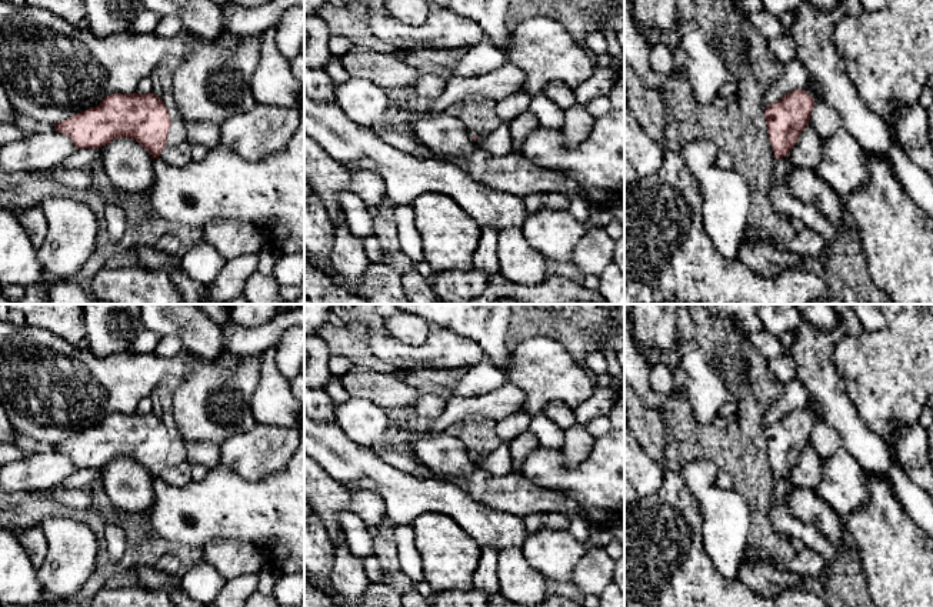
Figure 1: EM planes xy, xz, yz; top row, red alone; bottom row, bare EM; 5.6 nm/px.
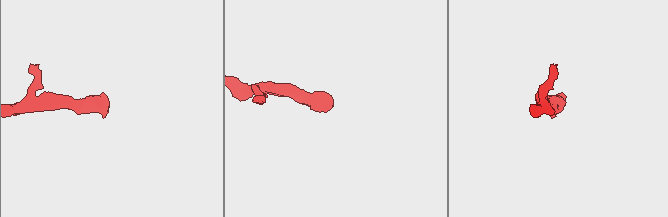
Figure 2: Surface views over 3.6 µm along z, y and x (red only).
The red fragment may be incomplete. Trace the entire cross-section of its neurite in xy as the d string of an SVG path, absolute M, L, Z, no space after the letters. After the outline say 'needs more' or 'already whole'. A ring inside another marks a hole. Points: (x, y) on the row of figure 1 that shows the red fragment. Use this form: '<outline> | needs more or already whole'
M154 93L109 94L99 106L89 107L54 126L56 131L70 137L77 149L100 149L111 140L129 137L139 141L153 159L160 157L173 166L186 166L191 161L191 146L187 140L174 146L167 144L171 117L163 100Z | needs more

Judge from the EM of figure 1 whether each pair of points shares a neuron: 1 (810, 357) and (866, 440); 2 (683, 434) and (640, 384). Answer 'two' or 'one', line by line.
1: one
2: one

